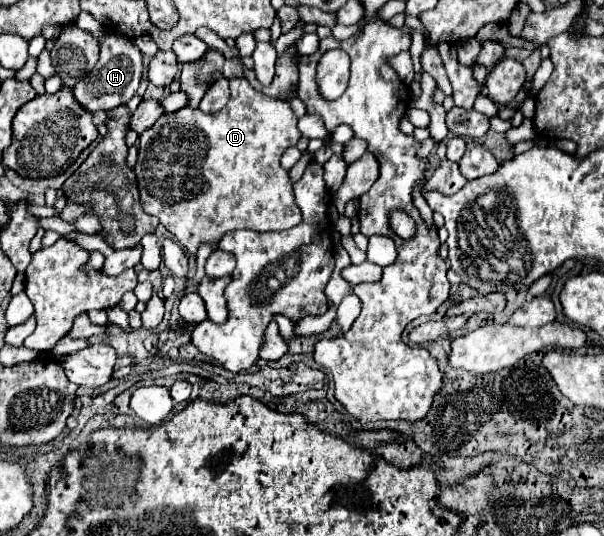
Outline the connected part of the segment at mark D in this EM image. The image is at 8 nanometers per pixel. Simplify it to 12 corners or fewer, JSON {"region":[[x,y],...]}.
{"region":[[231,77],[217,113],[139,137],[141,205],[185,251],[301,221],[287,101]]}

